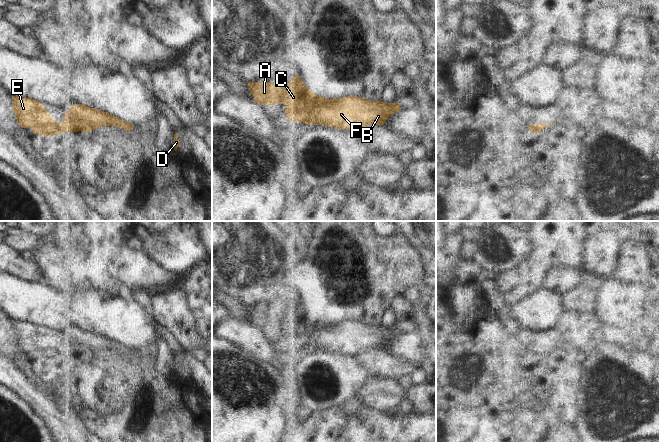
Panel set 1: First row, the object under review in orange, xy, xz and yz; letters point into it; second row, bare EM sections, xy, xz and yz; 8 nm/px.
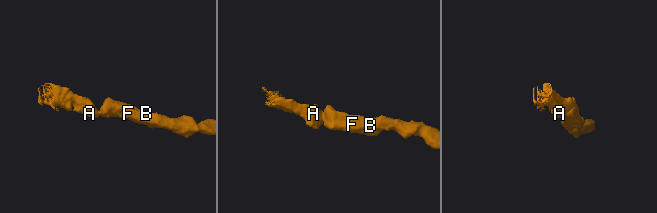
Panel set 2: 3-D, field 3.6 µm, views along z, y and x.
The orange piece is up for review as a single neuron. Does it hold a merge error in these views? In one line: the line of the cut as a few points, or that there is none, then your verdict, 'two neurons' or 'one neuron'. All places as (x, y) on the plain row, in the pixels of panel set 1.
no cut | one neuron

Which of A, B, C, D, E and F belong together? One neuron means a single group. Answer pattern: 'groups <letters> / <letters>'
groups A B C D E F

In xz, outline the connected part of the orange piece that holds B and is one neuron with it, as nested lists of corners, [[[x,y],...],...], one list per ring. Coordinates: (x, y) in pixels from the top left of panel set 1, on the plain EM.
[[[298,299],[293,301],[285,313],[276,307],[263,305],[248,306],[248,312],[248,319],[252,318],[258,328],[284,328],[287,343],[307,349],[322,349],[356,356],[372,348],[384,349],[388,341],[401,335],[399,326],[393,328],[381,324],[370,325],[354,319],[332,323],[318,320],[306,311]]]

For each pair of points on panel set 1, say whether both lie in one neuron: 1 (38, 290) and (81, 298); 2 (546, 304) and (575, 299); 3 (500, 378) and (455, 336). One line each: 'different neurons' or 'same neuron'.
1: same neuron
2: different neurons
3: same neuron

